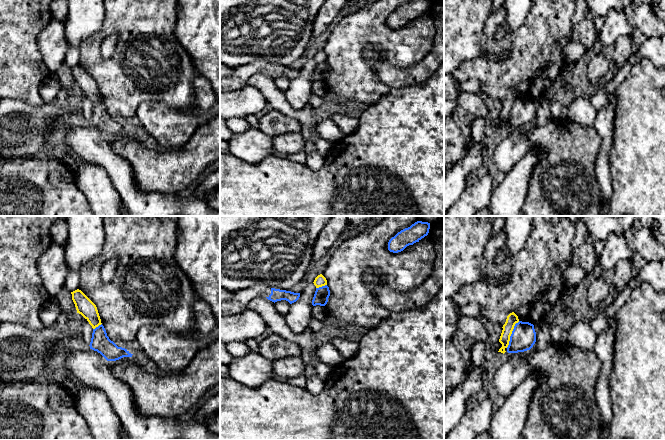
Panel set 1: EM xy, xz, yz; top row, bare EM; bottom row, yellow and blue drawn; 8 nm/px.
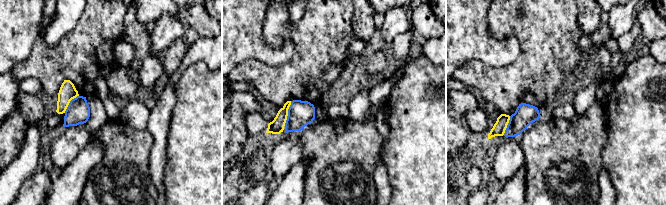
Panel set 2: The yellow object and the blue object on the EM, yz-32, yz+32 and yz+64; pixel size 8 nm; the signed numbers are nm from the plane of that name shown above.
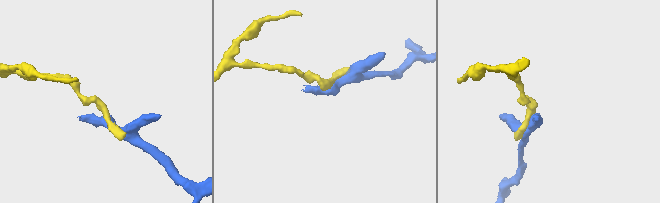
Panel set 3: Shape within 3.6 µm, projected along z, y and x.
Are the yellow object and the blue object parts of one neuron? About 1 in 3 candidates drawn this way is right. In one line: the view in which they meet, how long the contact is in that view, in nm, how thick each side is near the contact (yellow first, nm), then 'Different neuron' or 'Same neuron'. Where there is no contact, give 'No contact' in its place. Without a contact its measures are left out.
Touches yellow in yz. Shared border 240 nm. Thickness 90 nm (yellow) against 200 nm. Different neuron

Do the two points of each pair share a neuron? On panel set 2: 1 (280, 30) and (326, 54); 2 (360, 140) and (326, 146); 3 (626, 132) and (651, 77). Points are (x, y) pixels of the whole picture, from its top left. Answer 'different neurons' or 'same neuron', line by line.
1: same neuron
2: same neuron
3: same neuron

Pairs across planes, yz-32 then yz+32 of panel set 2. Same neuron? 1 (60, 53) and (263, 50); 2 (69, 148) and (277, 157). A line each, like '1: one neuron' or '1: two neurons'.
1: two neurons
2: one neuron

